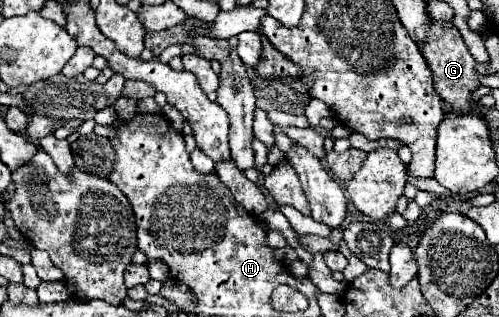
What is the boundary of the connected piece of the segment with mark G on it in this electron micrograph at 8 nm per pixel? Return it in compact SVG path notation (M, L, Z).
M431 19L427 37L419 43L419 51L433 73L433 85L435 85L435 91L441 95L441 99L451 103L459 111L465 111L469 105L473 105L469 101L469 95L471 95L471 91L477 89L479 75L475 73L475 59L467 51L465 43L461 39L461 33L455 29L455 25L449 21Z

